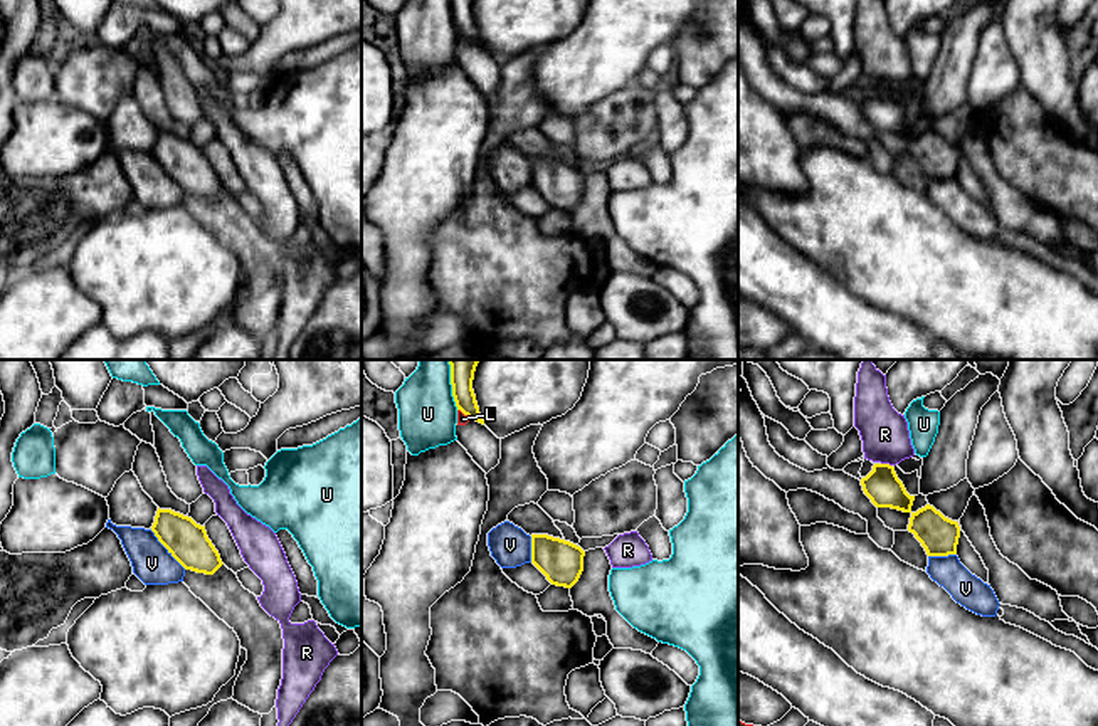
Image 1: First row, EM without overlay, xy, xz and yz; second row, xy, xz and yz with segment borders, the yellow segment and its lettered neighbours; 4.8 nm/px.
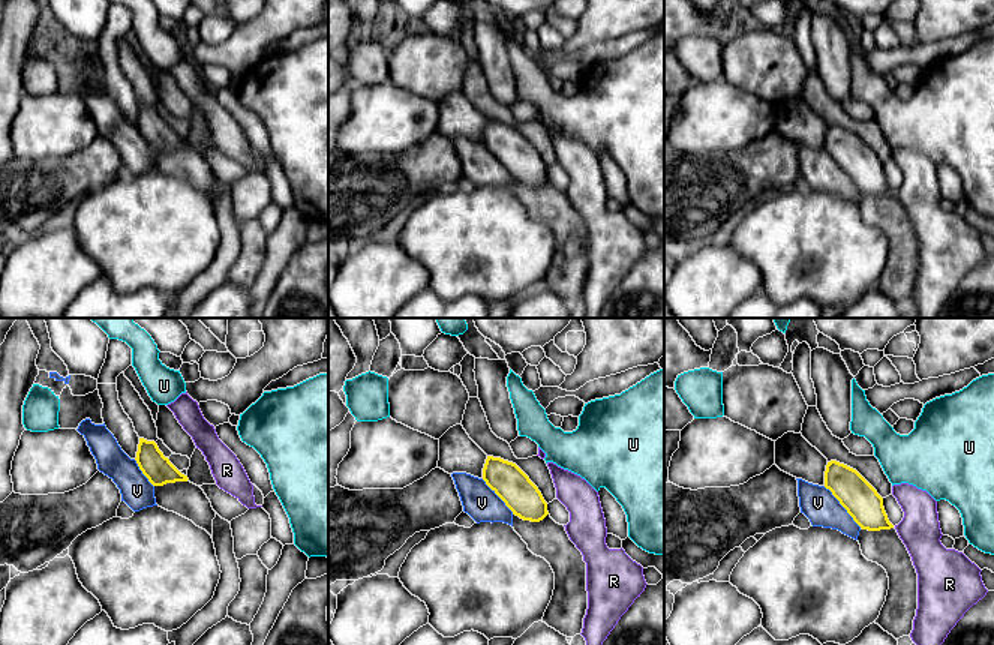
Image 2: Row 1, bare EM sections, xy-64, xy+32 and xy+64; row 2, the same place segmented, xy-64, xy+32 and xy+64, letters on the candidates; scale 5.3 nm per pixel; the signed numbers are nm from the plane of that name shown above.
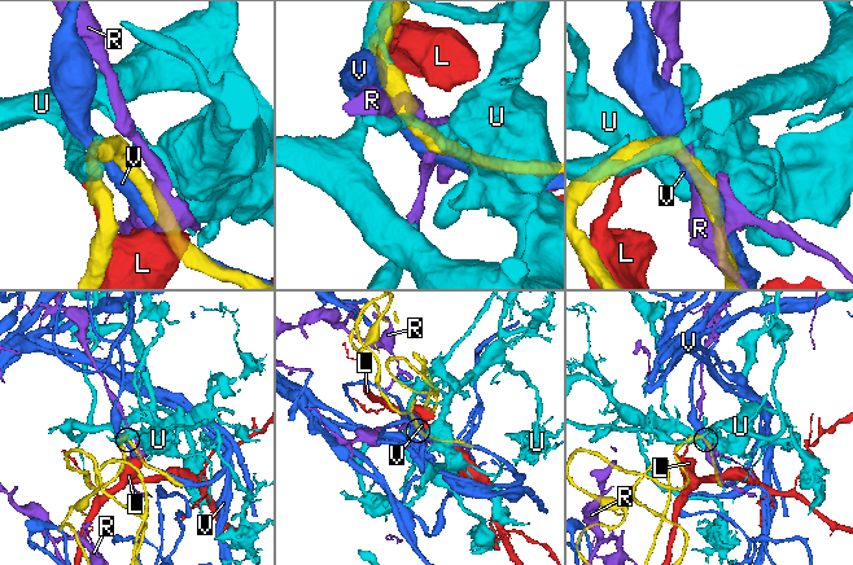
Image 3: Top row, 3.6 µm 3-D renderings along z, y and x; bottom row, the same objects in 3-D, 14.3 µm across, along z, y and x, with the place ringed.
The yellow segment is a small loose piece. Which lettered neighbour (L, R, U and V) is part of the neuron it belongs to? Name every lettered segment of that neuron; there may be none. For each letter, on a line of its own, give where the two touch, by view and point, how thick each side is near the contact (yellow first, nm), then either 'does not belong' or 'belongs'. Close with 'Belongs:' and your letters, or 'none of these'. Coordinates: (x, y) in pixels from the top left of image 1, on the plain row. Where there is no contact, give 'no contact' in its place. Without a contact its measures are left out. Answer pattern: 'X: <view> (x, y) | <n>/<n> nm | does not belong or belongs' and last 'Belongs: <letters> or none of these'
L: xz (464, 37) | 100/50 nm | does not belong
R: yz (886, 88) | 170/220 nm | does not belong
U: xz (453, 17) | 100/280 nm | does not belong
V: xy (167, 172) | 200/190 nm | belongs
Belongs: V

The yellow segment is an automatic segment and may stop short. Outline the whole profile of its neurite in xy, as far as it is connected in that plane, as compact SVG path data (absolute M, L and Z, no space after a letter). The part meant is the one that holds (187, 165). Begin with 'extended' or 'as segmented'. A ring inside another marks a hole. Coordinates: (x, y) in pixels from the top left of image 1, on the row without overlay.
extended; M172 133L156 134L150 153L116 150L108 143L145 208L183 205L185 195L214 198L224 187L207 160L205 150Z

